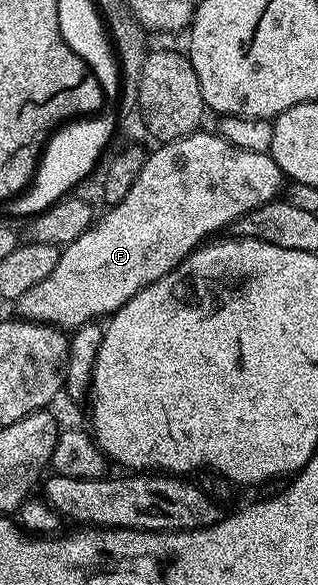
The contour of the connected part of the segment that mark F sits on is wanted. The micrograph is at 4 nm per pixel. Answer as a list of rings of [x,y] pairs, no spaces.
[[[195,132],[189,134],[187,138],[181,138],[175,142],[163,142],[157,148],[155,154],[151,153],[146,159],[144,168],[140,168],[140,176],[136,176],[136,180],[132,184],[132,188],[128,188],[128,196],[124,196],[124,200],[120,200],[120,204],[109,207],[105,211],[106,214],[97,219],[93,223],[91,229],[86,230],[76,240],[72,240],[67,246],[61,247],[58,263],[56,268],[52,268],[52,272],[44,280],[40,280],[40,284],[36,284],[36,288],[28,288],[28,292],[24,292],[22,298],[17,299],[16,306],[23,319],[27,322],[46,322],[49,326],[56,326],[63,332],[73,332],[82,326],[85,322],[93,322],[95,320],[105,319],[118,311],[121,306],[128,300],[132,300],[132,296],[136,296],[136,292],[140,292],[148,284],[152,284],[156,280],[160,280],[168,272],[176,269],[183,260],[203,245],[217,230],[222,230],[225,226],[233,227],[239,218],[243,218],[248,212],[252,212],[256,208],[260,208],[264,204],[275,201],[279,197],[278,194],[282,190],[282,182],[284,183],[284,175],[281,168],[272,161],[269,154],[261,154],[260,152],[248,152],[244,148],[236,148],[232,144],[228,144],[228,140],[224,140],[221,134],[211,132],[211,134],[202,134],[203,132]]]

